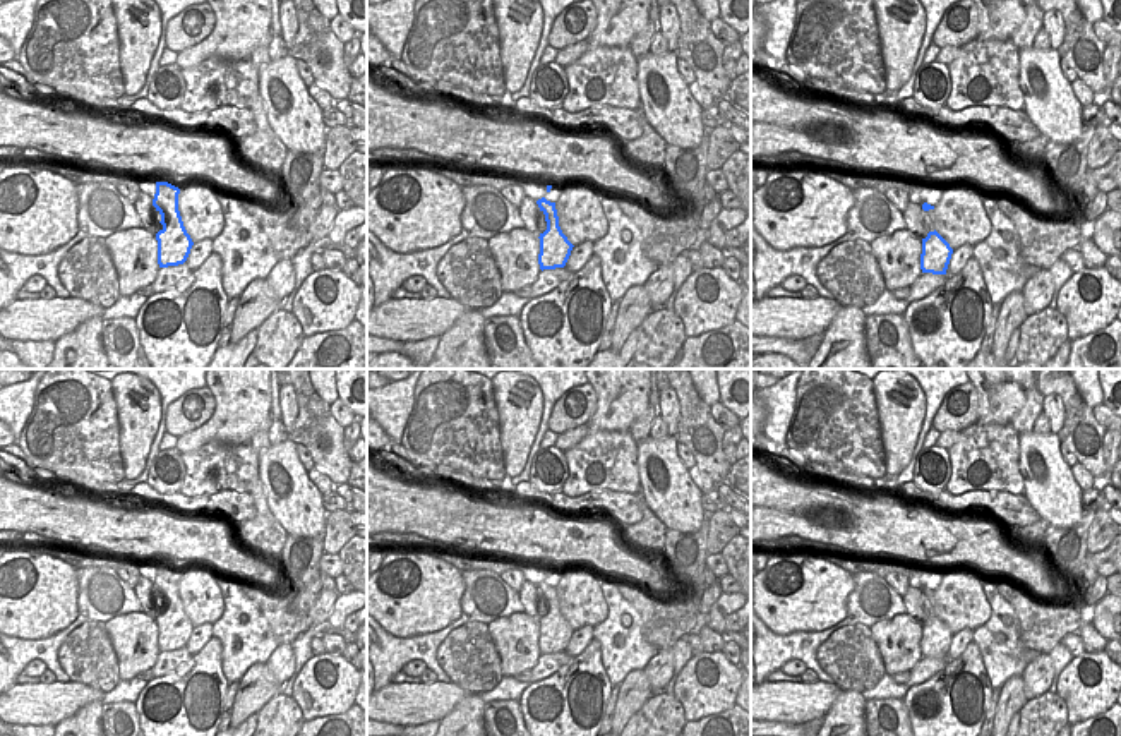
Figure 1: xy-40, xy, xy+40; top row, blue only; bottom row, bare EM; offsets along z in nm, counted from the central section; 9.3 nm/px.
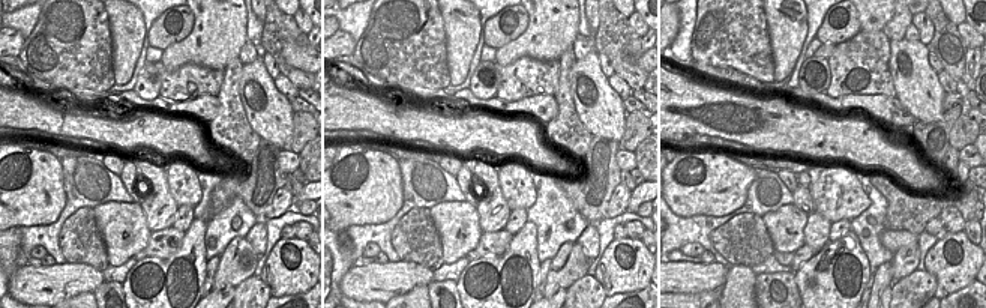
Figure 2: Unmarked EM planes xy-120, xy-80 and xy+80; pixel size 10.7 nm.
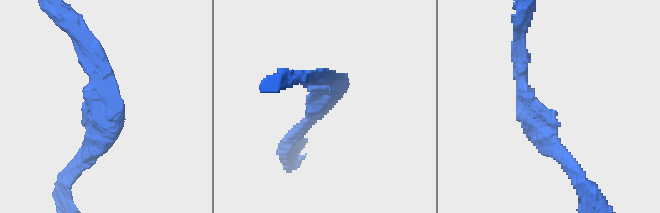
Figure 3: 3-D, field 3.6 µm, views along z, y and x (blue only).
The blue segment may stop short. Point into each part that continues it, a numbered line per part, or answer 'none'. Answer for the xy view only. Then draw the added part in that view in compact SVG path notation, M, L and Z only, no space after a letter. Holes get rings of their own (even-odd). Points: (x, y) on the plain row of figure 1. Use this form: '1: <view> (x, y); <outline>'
none

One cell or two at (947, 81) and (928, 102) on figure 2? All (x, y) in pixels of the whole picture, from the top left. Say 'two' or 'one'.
two

